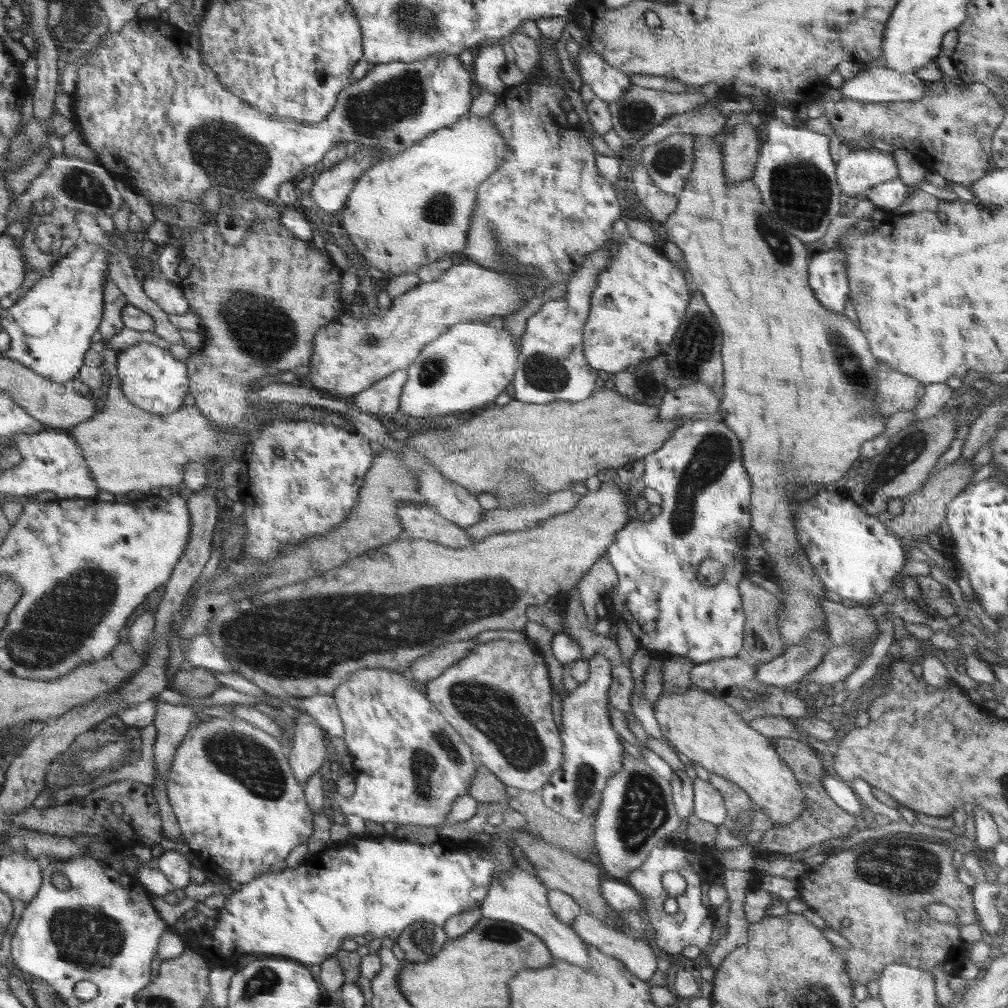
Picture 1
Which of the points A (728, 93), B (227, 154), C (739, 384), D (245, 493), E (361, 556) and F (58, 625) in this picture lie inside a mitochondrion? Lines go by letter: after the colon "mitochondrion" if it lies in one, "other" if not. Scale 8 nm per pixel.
A: other
B: mitochondrion
C: other
D: other
E: other
F: mitochondrion

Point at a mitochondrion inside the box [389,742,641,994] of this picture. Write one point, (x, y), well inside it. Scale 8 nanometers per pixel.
(584, 778)

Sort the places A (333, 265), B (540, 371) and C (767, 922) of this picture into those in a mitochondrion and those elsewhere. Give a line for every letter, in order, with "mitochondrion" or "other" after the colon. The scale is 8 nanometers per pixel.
A: other
B: mitochondrion
C: other

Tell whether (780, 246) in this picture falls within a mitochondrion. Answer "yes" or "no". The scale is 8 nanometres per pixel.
yes

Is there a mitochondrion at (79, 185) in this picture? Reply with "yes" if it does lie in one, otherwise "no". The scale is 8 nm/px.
yes

